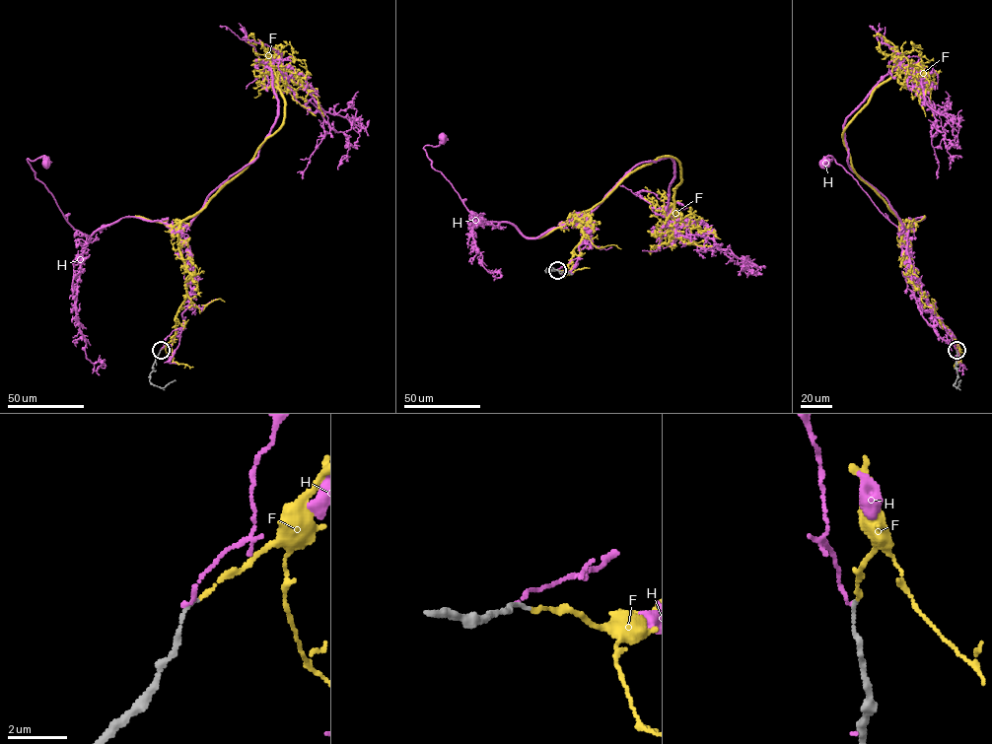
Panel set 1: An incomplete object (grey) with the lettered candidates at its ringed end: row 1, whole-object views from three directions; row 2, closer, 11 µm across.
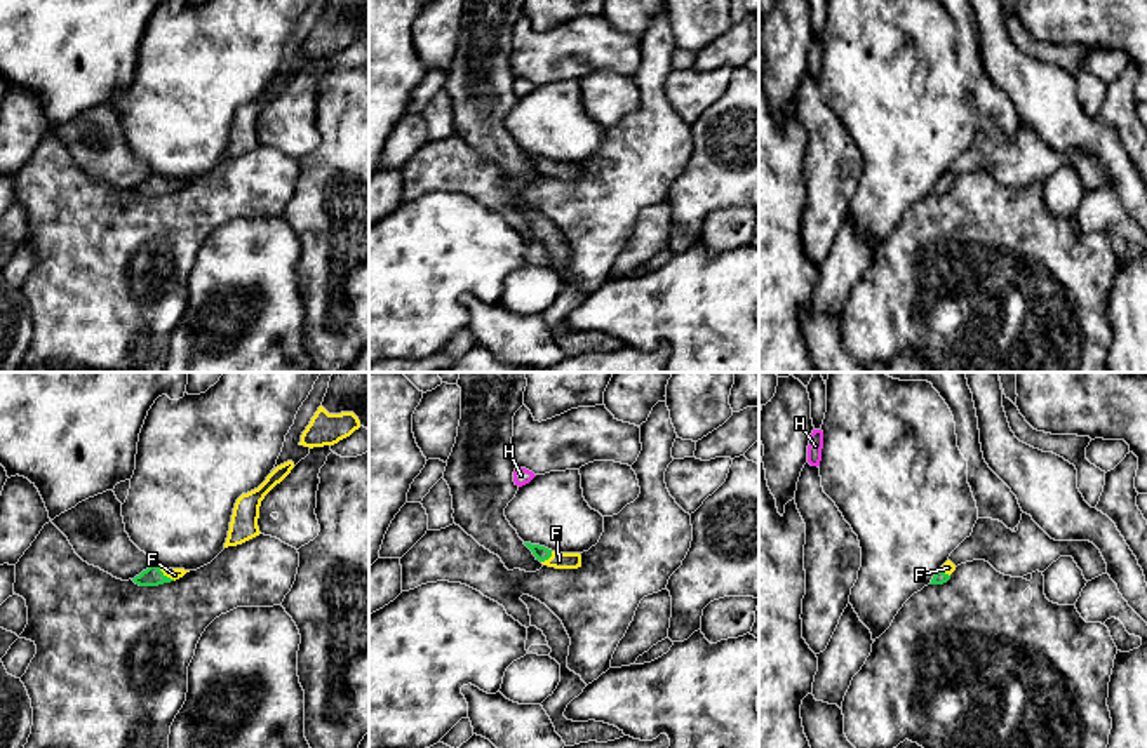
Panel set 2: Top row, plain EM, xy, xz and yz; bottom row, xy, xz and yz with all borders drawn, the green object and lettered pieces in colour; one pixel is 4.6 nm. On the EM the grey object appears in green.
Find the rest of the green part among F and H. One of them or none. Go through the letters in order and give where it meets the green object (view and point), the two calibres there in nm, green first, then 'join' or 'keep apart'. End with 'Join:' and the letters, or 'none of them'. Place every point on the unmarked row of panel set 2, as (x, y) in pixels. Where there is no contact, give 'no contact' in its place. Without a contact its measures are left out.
F: contact xy (166, 186); calibres 90 and 50 nm; join
H: no contact; keep apart
Join: F

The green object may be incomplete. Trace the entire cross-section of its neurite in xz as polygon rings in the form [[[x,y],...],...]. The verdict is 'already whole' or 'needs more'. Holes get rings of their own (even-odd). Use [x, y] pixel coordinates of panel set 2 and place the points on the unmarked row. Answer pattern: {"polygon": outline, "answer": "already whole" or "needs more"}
{"polygon": [[[524,153],[536,170],[540,170],[543,176],[555,177],[555,179],[578,179],[581,177],[581,165],[580,164],[560,164],[552,162],[540,155]]], "answer": "needs more"}

